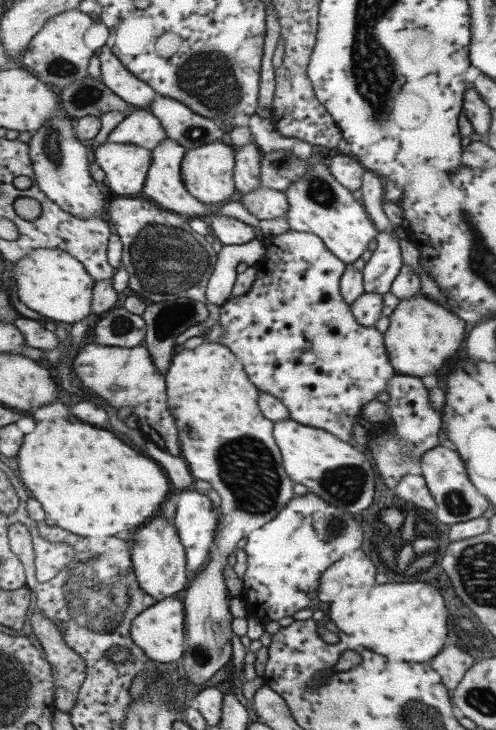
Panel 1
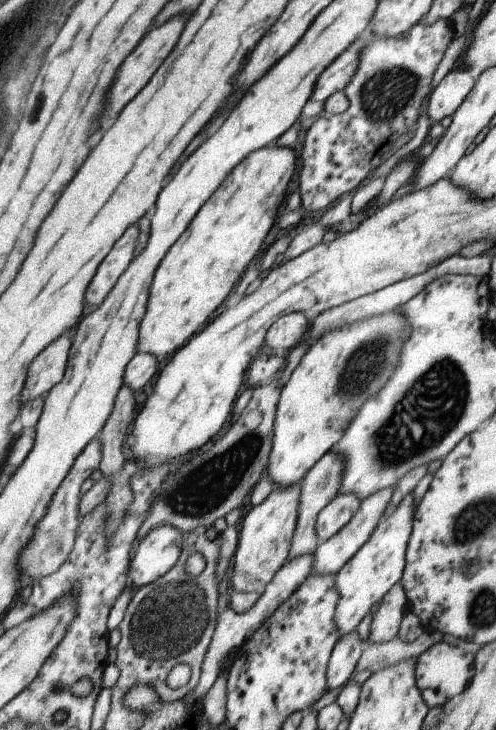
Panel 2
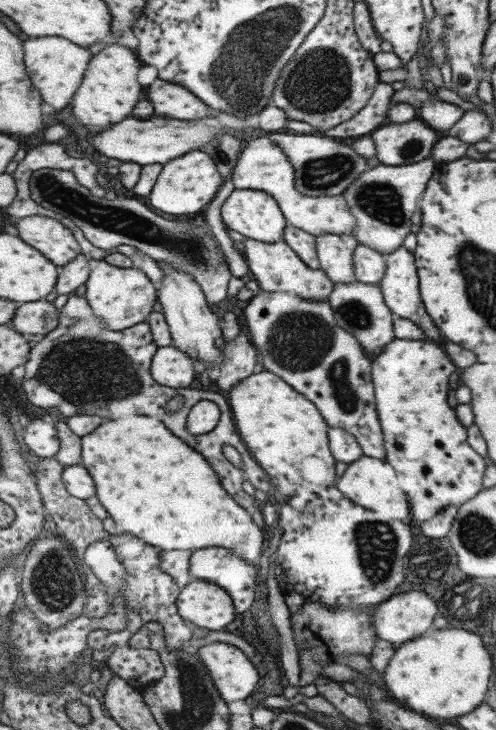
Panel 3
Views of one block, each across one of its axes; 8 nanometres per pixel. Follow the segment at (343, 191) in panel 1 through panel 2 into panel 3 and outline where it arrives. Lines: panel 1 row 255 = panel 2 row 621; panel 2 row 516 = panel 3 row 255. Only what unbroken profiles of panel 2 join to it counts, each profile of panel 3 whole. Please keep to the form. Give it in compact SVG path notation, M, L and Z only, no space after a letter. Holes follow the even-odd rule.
M404 247L398 248L391 254L384 255L386 259L386 276L379 285L382 288L387 306L391 308L395 317L410 318L413 322L416 322L426 332L427 340L441 342L443 337L446 337L439 330L430 313L427 312L426 304L422 299L416 256Z

